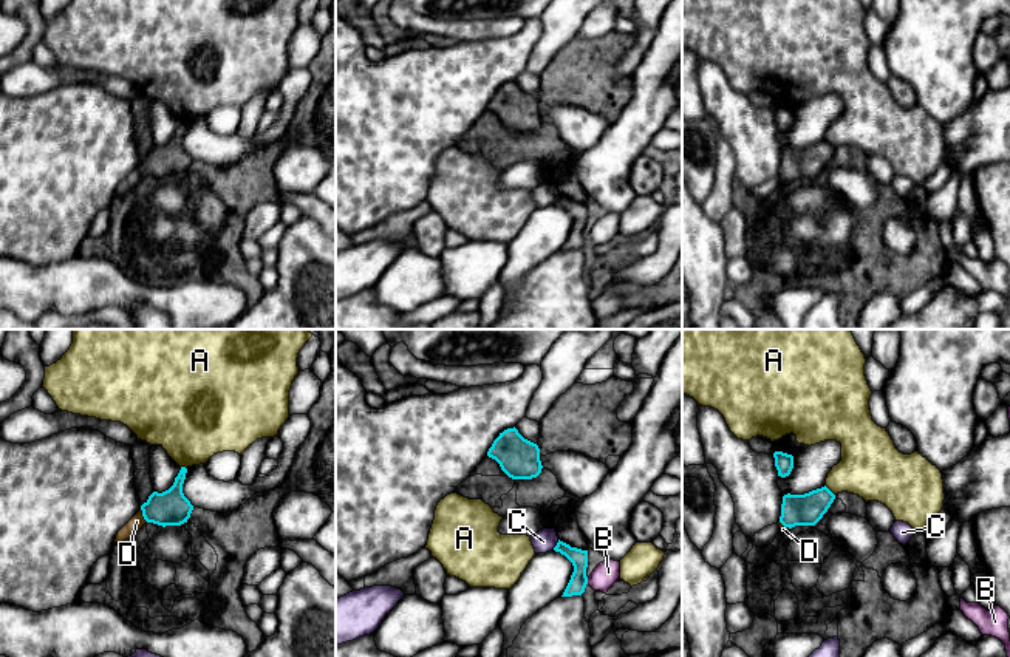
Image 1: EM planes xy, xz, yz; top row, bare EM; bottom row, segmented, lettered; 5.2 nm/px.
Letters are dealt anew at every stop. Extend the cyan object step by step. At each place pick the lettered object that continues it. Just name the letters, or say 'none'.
D

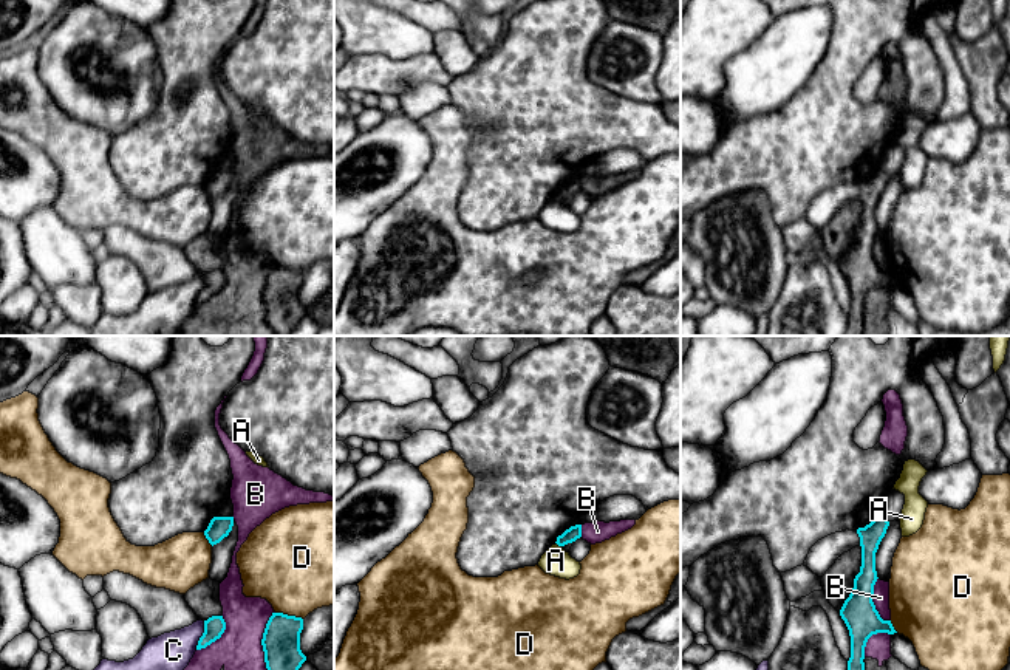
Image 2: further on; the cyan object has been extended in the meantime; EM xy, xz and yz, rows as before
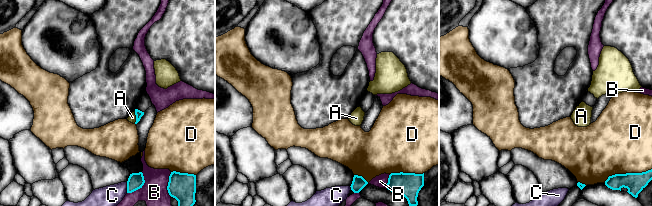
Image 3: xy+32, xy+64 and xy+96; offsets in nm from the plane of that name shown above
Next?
none

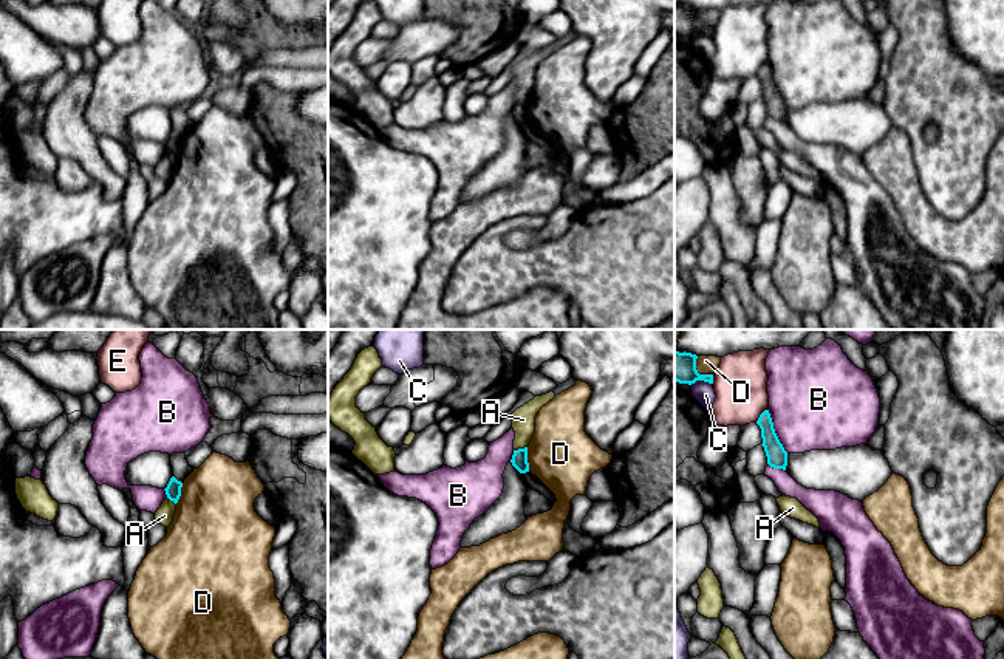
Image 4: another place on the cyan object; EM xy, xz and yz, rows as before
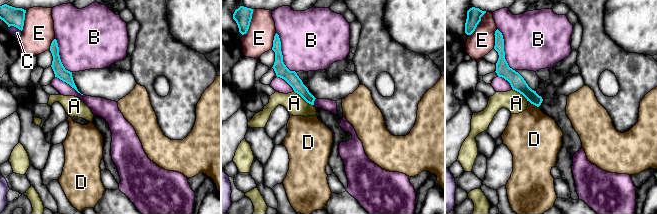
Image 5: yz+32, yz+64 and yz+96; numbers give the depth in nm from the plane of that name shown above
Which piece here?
none

